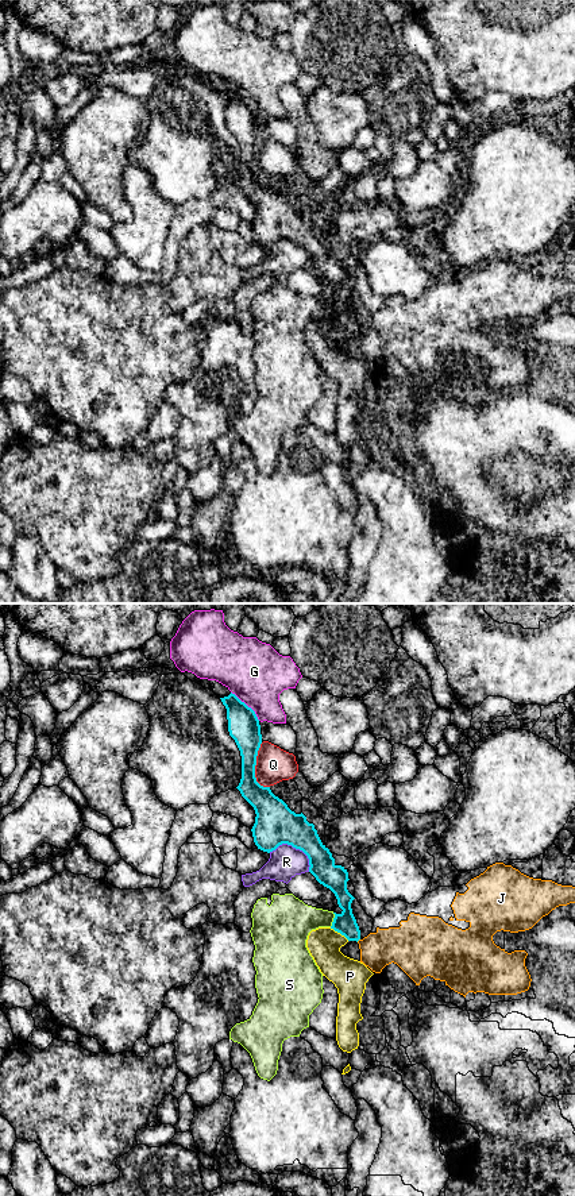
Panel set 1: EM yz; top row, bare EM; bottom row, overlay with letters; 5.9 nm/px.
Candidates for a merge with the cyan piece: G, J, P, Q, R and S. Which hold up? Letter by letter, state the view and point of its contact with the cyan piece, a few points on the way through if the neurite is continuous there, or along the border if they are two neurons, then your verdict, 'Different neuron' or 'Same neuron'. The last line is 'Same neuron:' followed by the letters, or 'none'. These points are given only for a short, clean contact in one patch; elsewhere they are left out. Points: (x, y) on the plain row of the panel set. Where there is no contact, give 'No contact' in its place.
G: Touches cyan at yz (246, 100). Different neuron
J: Touches cyan at yz (358, 335). Boundary: yz (359, 334), (357, 336). Different neuron
P: Touches cyan at yz (339, 327). Path across: yz (344, 319), (339, 327), (324, 339). Same neuron
Q: Touches cyan at yz (254, 164). Boundary: yz (262, 138), (257, 151), (255, 174), (269, 182). Different neuron
R: Touches cyan at yz (296, 243). Boundary: yz (269, 247), (282, 239), (290, 239), (307, 251), (309, 266). Different neuron
S: Touches cyan at yz (334, 315). Boundary: yz (334, 308), (334, 316), (330, 321). Different neuron
Same neuron: P

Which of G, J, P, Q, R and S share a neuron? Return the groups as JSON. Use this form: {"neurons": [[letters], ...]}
{"neurons": [["G"], ["J"], ["P"], ["Q"], ["R"], ["S"]]}

